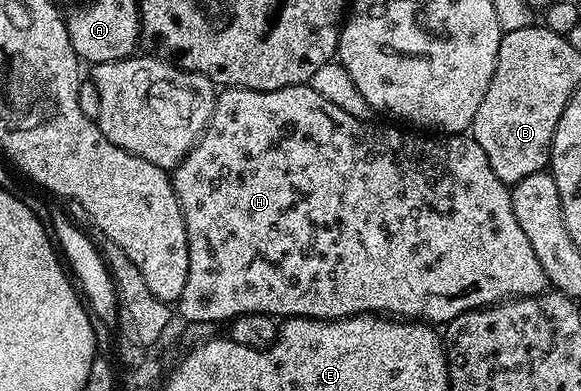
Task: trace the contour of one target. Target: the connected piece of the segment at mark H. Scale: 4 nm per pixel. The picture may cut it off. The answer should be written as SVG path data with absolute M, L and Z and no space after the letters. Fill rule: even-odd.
M303 85L303 86L300 86L300 87L285 87L285 88L284 88L284 89L272 89L272 90L271 90L271 91L253 91L253 90L252 90L252 89L244 89L244 88L243 88L243 87L227 87L227 88L225 88L225 89L222 89L222 90L219 90L219 91L218 91L218 92L217 92L217 95L216 95L216 98L215 98L215 101L214 101L214 108L213 108L213 109L212 109L212 117L211 117L211 118L210 118L210 124L208 124L208 125L207 125L207 127L206 127L206 130L205 130L205 131L203 131L203 133L202 133L202 135L201 135L201 136L200 136L200 137L199 137L199 138L198 138L198 139L197 139L197 141L196 141L196 142L194 142L194 147L193 147L193 148L192 148L192 150L190 150L190 151L189 151L189 152L188 152L188 153L187 153L187 155L185 155L185 157L183 157L183 159L181 159L181 160L180 160L180 161L179 161L179 162L178 162L178 166L177 166L177 167L175 167L175 168L173 168L173 171L172 171L172 178L173 178L173 180L174 180L174 192L175 192L175 193L176 193L176 197L177 197L177 198L178 198L178 200L179 200L179 201L180 201L180 213L184 213L184 225L185 225L185 226L186 226L186 232L187 232L187 233L188 233L188 281L187 281L187 282L186 282L186 284L184 284L184 293L183 293L183 294L182 294L182 296L180 296L180 297L179 297L179 298L178 298L178 302L177 302L177 304L176 304L176 311L177 311L177 314L178 314L178 311L179 311L179 313L180 313L180 314L182 314L182 315L183 315L183 317L184 317L184 318L186 318L186 320L185 320L185 322L186 322L186 323L187 323L187 324L192 324L192 323L213 323L213 324L215 324L215 325L221 325L221 323L222 323L222 322L223 322L223 323L222 323L222 324L225 324L225 323L226 323L226 322L227 322L227 321L229 321L229 320L231 320L231 319L234 319L234 318L235 318L235 317L237 317L237 315L251 315L251 314L252 314L252 313L264 313L264 314L265 314L265 315L272 315L272 316L275 316L275 317L293 317L293 316L295 316L295 315L302 315L302 316L304 316L304 317L305 317L305 319L347 319L347 318L348 318L348 317L352 317L352 316L353 316L353 315L384 315L384 316L387 316L387 317L401 317L401 318L403 318L403 319L405 319L405 320L407 320L407 321L421 321L421 322L423 322L423 323L429 323L429 324L431 324L431 325L445 325L445 324L447 324L447 323L451 323L451 322L452 322L452 321L453 321L453 319L455 319L455 318L456 318L456 317L460 317L460 316L461 316L461 315L463 315L463 313L465 313L465 311L475 311L475 310L476 310L476 308L478 308L478 307L490 307L490 306L492 306L492 305L493 305L493 304L494 304L494 303L500 303L500 302L502 302L502 300L504 300L504 299L517 299L517 298L519 298L519 297L521 297L521 296L524 296L524 295L540 295L540 294L542 294L542 292L543 292L543 291L545 291L545 290L547 290L547 287L548 287L548 284L547 284L547 281L546 281L546 274L545 274L545 273L544 273L544 269L540 269L540 261L539 261L539 259L537 259L537 258L536 258L536 252L534 252L534 250L533 250L533 249L532 249L532 245L531 245L531 243L530 243L530 242L528 242L528 236L526 236L526 235L525 235L525 234L524 234L524 229L520 229L520 221L516 221L516 213L512 213L512 201L511 201L511 200L510 200L510 187L509 187L509 186L507 186L507 184L504 184L504 183L502 183L502 182L501 182L501 181L500 181L500 177L496 177L496 173L492 173L492 165L488 165L488 157L484 157L484 149L480 149L480 145L479 145L479 144L478 144L478 142L476 142L476 140L475 140L475 139L474 139L474 138L472 138L472 137L471 137L471 136L470 136L470 135L469 135L469 134L466 134L466 133L463 133L463 134L461 134L461 135L444 135L444 134L438 134L438 133L415 133L415 132L414 132L414 131L413 131L413 130L410 130L410 129L403 129L403 128L402 128L402 127L401 127L401 126L398 126L398 127L399 127L399 128L398 128L398 127L378 127L378 128L374 128L374 127L369 127L369 126L370 126L370 125L371 125L371 124L370 124L370 123L369 123L369 122L367 122L367 120L365 120L365 119L357 119L357 118L356 118L356 117L351 117L351 116L350 116L350 114L348 114L348 113L344 113L344 109L339 109L339 108L338 108L338 106L336 106L336 105L332 105L332 101L327 101L327 99L325 99L325 98L324 98L324 97L320 97L320 93L316 93L316 89L312 89L312 88L311 88L311 87L310 87L310 86L309 86L309 85Z

